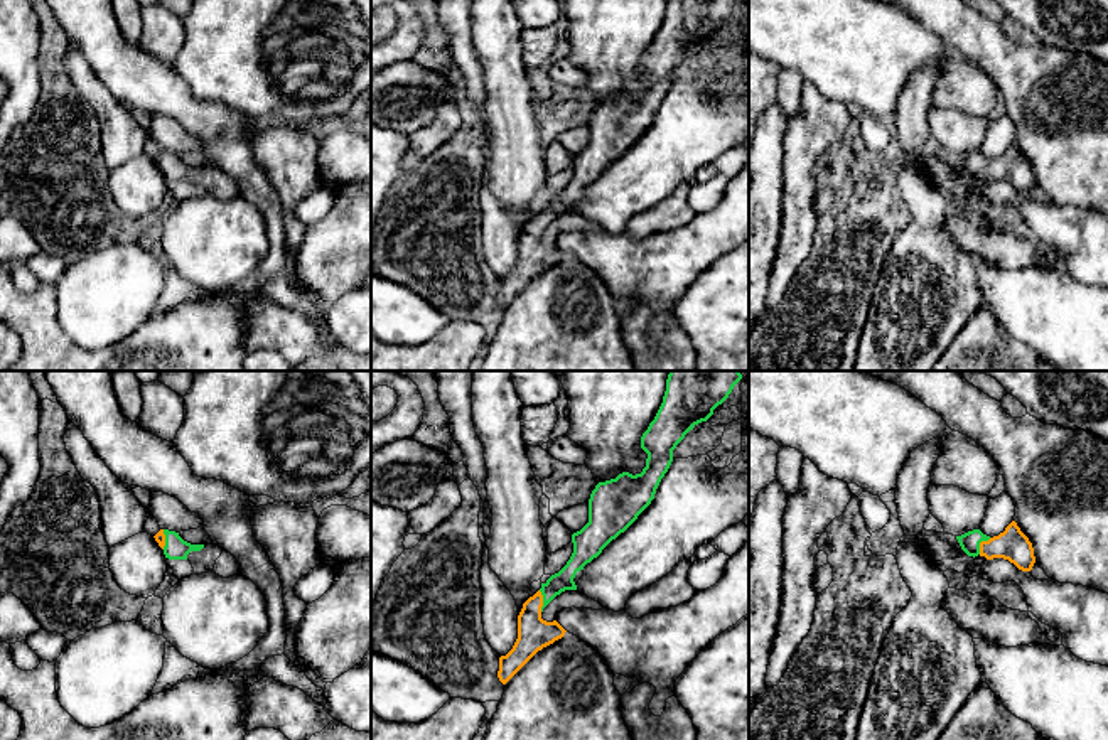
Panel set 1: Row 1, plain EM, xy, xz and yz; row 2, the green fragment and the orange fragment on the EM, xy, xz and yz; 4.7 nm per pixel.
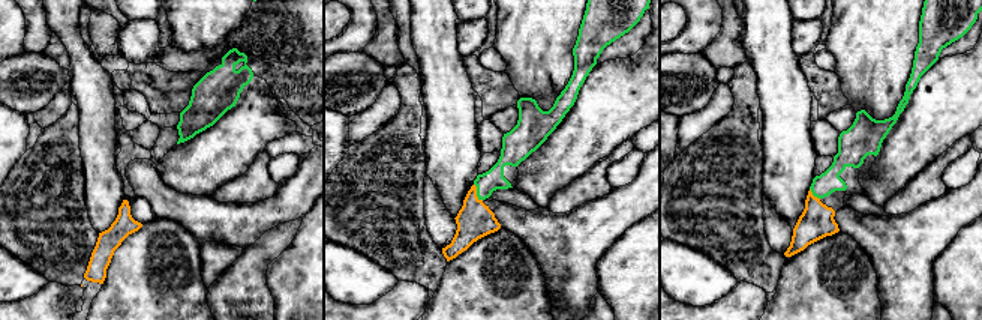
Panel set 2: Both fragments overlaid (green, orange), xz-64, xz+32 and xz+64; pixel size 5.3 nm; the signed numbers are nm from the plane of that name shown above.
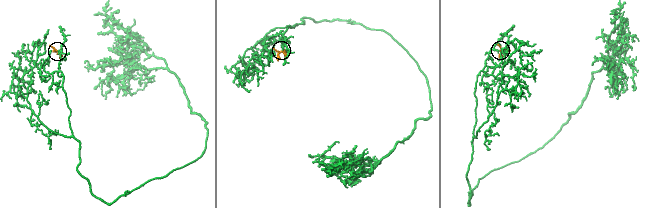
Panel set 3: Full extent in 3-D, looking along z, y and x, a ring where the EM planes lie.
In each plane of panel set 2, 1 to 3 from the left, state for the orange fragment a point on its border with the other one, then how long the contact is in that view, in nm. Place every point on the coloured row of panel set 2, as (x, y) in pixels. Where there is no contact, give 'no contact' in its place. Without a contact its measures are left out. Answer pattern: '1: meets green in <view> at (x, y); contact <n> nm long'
1: no contact
2: meets green in xz+32 at (477, 193); contact 100 nm long
3: meets green in xz+64 at (813, 194); contact 80 nm long

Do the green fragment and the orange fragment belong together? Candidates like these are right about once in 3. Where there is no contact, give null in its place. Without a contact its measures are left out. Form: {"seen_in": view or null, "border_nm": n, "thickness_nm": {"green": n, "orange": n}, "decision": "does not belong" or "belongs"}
{"seen_in": "xz", "border_nm": 110, "thickness_nm": {"green": 100, "orange": 160}, "decision": "belongs"}

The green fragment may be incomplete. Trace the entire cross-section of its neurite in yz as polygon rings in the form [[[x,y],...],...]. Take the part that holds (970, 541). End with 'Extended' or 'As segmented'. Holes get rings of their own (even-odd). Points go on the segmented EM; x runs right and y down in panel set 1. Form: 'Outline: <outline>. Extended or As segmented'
Outline: [[[1012,521],[998,536],[987,536],[980,529],[968,531],[956,536],[961,550],[968,556],[985,556],[987,560],[1003,558],[1014,563],[1022,571],[1030,571],[1035,556],[1029,538],[1020,531],[1015,521]]]. Extended

